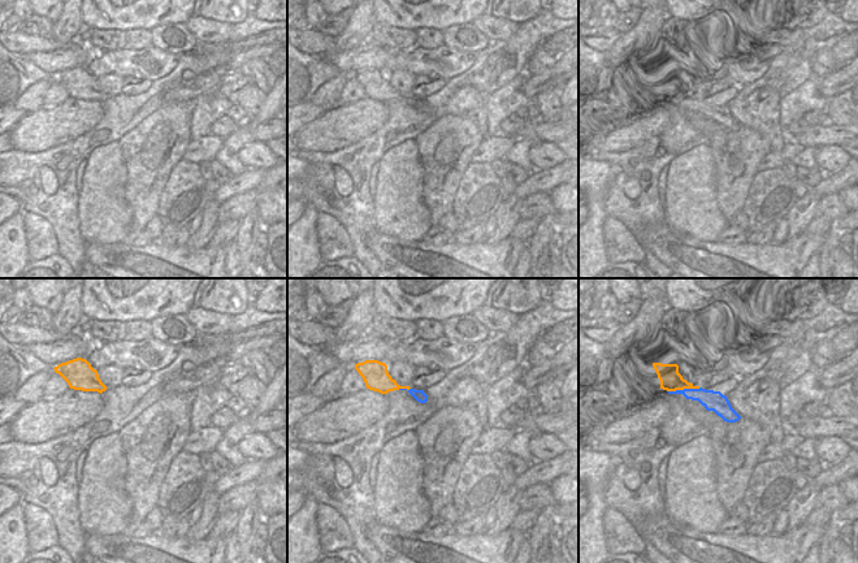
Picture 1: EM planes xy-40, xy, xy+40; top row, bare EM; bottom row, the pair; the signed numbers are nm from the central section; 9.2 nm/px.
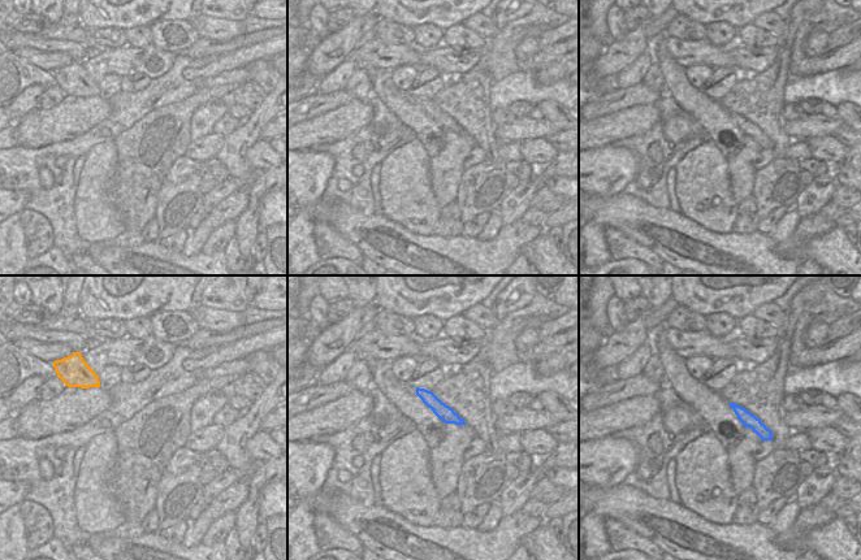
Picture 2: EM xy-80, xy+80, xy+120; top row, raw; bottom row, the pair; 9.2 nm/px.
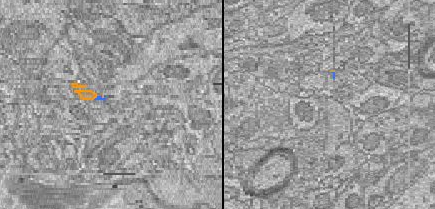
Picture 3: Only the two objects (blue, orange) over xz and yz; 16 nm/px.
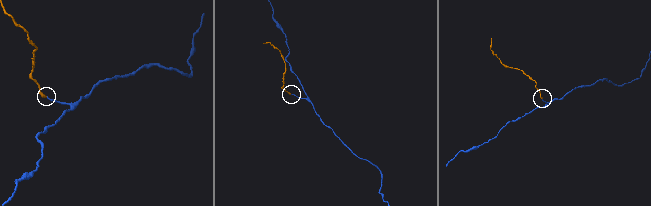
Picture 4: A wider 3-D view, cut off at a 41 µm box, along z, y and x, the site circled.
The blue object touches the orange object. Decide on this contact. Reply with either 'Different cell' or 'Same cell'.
Same cell.

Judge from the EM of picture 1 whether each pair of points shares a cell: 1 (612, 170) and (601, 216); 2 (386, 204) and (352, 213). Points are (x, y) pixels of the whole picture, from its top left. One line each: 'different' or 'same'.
1: same
2: different

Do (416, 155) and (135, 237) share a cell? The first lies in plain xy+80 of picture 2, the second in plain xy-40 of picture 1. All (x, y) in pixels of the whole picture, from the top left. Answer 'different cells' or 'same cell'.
different cells

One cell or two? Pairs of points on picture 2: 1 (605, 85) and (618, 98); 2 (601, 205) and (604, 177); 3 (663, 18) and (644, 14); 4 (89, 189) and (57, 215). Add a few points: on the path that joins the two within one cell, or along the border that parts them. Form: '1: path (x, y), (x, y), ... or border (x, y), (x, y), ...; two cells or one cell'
1: border (615, 89), (593, 98); two cells
2: border (622, 191), (608, 198), (592, 195); two cells
3: border (650, 16), (644, 24); two cells
4: border (76, 186), (74, 228), (78, 231); two cells

